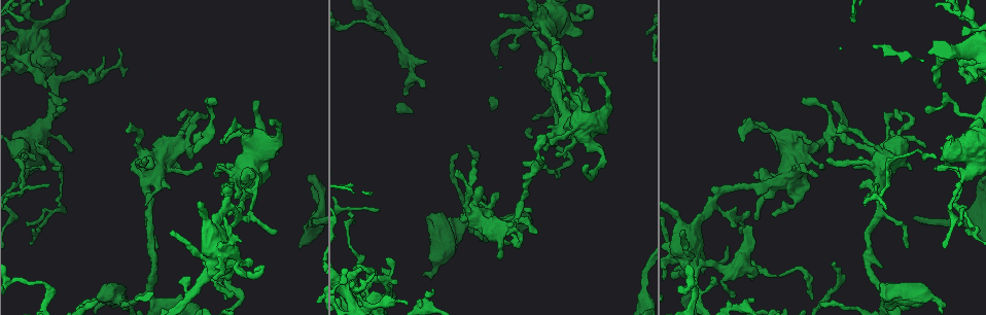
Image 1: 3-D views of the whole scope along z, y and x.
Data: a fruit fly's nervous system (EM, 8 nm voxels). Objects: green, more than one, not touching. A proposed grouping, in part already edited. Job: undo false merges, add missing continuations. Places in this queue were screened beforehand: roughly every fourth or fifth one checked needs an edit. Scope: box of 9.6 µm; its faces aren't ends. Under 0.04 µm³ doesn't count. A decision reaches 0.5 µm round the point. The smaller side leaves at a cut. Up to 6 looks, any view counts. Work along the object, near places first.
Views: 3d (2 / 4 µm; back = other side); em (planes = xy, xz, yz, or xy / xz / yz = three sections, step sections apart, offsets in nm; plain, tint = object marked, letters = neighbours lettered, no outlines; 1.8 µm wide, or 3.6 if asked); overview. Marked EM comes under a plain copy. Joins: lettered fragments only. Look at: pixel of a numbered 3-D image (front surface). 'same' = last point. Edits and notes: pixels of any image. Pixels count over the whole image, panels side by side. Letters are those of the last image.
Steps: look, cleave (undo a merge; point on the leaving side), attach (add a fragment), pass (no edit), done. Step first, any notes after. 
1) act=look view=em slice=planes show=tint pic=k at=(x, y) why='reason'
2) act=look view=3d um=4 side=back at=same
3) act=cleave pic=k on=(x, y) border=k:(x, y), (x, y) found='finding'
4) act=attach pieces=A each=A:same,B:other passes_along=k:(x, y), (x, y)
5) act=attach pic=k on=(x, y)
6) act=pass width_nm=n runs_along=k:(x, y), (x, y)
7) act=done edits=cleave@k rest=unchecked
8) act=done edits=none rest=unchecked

act=look view=3d um=2 pic=1 at=(455, 232) why='small branch off a trunk'

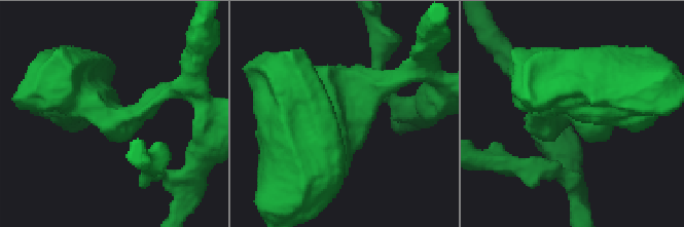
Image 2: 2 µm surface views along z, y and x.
act=look view=em slice=xz step=8 show=tint pic=2 at=(342, 119)

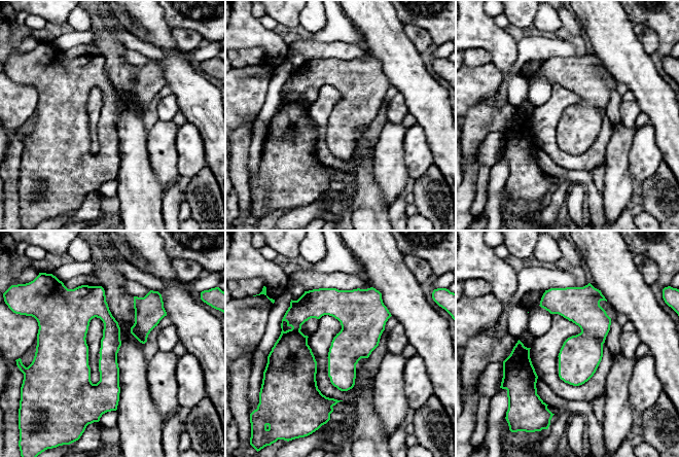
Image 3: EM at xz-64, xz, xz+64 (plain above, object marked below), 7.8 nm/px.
act=look view=em slice=planes show=letters at=same

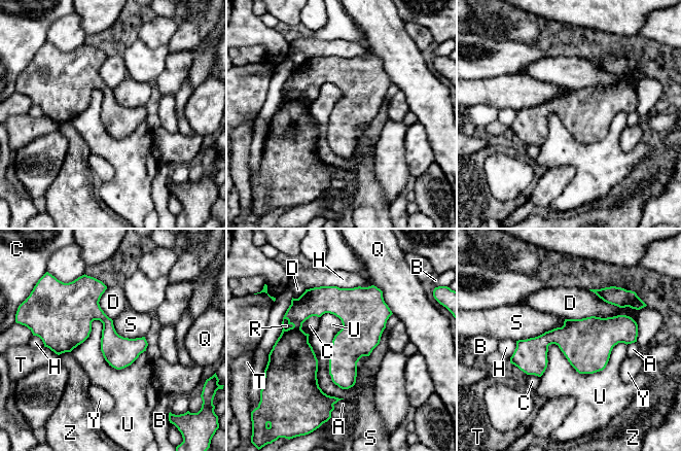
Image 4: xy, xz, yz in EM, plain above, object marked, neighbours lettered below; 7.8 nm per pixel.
act=pass width_nm=240 each=A:other,B:other,C:other,D:other,H:other,Q:other,R:other,S:other,T:other,U:other,Y:other,Z:other border=4:(626, 344), (539, 377) found='one cell here'

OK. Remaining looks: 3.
act=look view=em slice=planes show=letters pic=1 at=(813, 297) why='branch stops here'

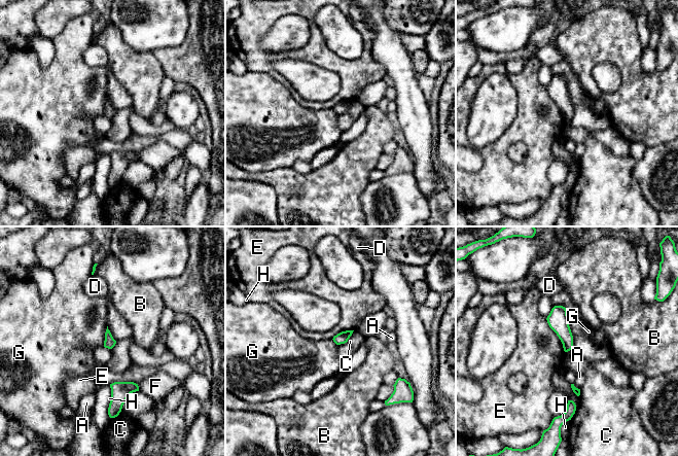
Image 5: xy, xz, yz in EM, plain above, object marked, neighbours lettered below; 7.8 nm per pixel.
act=pass each=A:other,B:other,C:other,D:other,E:other,F:other,G:other,H:other border=5:(354, 330), (346, 342) found='none of them fits'

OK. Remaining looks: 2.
act=look view=3d um=2 pic=1 at=(559, 104) why='thick turns thin'

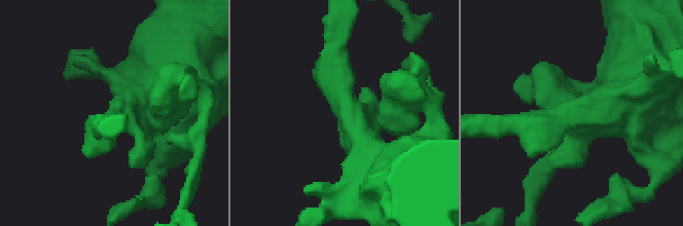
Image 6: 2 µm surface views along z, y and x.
act=look view=em slice=planes show=letters pic=6 at=(350, 106) why='now the EM'

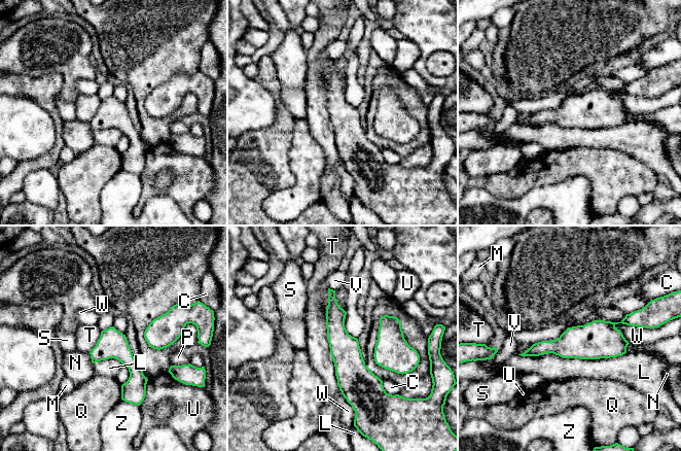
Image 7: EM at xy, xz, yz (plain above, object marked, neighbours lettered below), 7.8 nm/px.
act=pass each=C:other,L:other,M:other,N:other,P:other,Q:other,S:other,T:other,U:other,V:other,W:other,Z:other runs_along=7:(330, 291), (354, 402) found='continuous, no second cell'

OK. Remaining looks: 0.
act=done edits=none rest=unchecked

